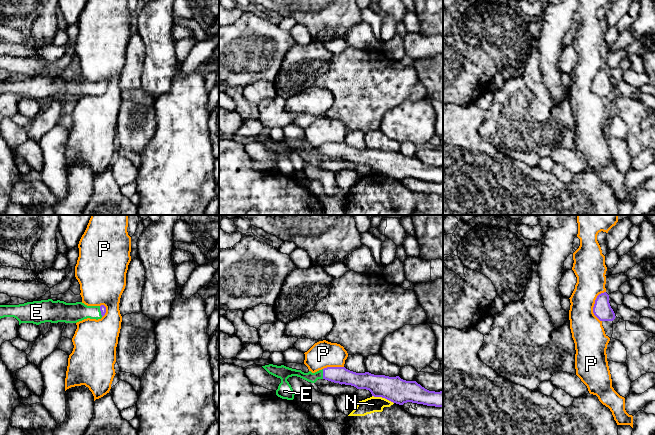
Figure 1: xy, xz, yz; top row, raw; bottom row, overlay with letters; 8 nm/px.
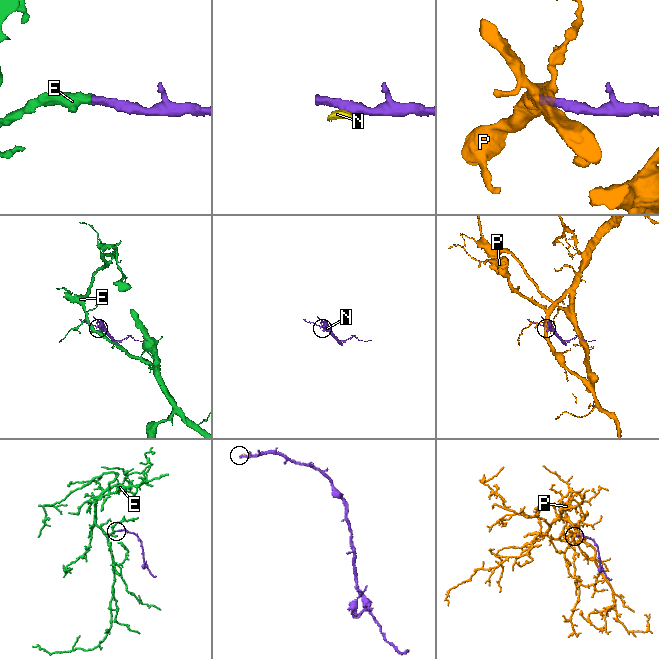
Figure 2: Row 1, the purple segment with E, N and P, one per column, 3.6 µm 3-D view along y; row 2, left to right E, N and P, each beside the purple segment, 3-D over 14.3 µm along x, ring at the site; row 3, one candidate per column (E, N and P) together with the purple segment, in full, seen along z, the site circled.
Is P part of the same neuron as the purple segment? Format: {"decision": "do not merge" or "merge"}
{"decision": "do not merge"}

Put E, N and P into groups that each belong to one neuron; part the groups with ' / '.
E / N / P

